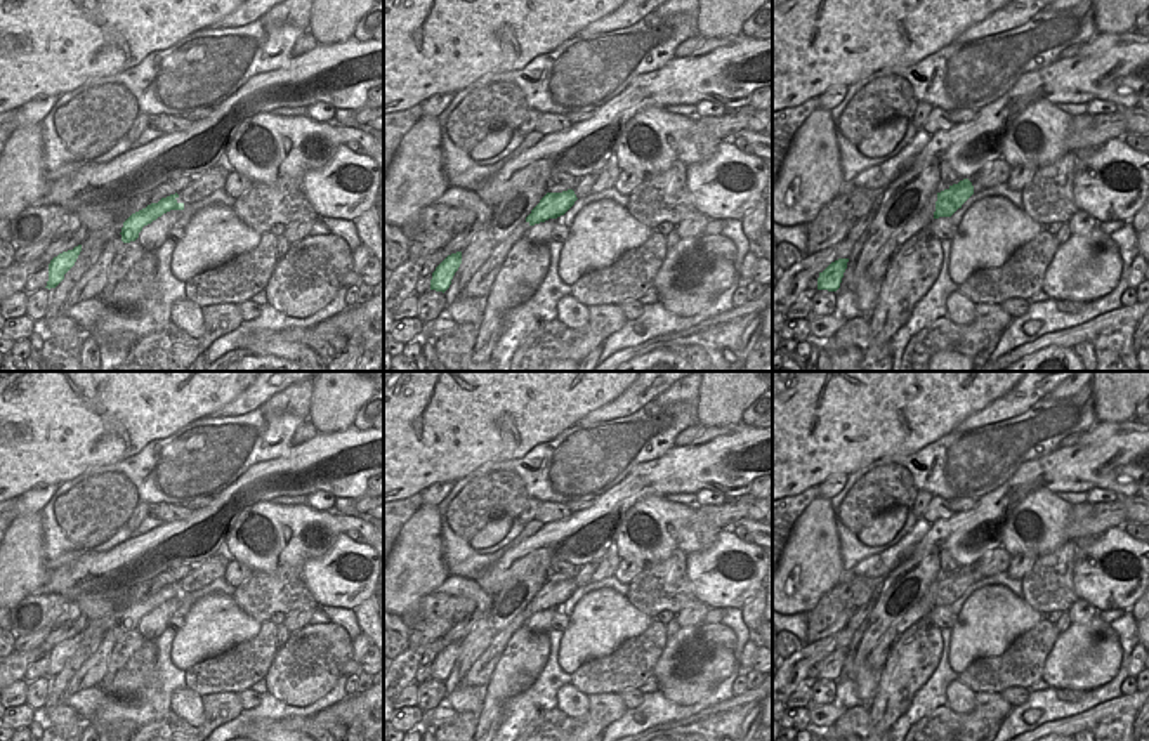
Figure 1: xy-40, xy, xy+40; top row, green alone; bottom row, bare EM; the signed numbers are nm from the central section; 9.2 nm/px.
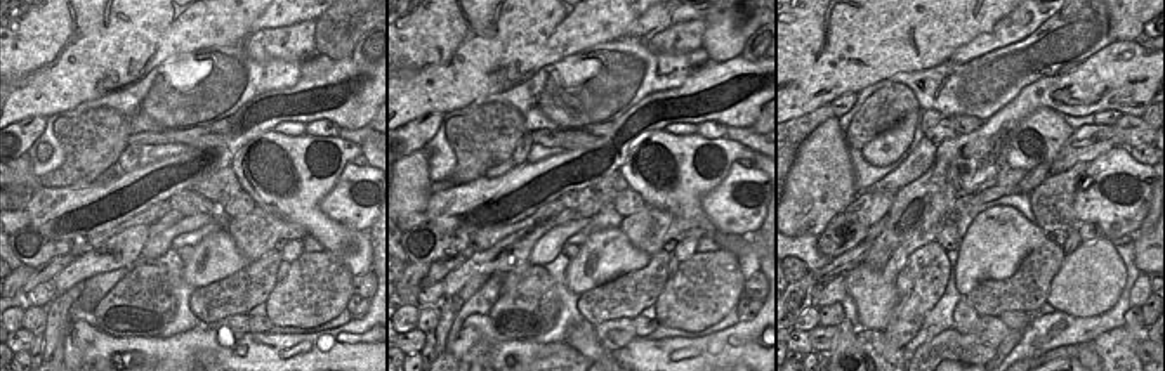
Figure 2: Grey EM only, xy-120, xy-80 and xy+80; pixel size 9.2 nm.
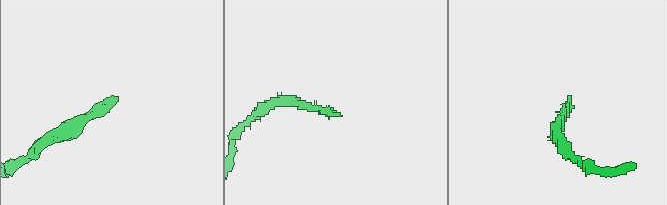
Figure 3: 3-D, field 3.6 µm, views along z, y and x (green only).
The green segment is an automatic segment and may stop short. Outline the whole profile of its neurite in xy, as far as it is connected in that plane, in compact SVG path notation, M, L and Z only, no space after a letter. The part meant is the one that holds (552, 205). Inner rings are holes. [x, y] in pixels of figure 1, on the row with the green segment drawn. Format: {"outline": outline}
{"outline": "M613 154L602 168L581 177L574 189L568 189L562 193L547 193L526 217L526 222L529 226L535 226L548 219L557 219L564 215L574 205L576 200L613 187L618 180L620 172L621 170Z"}

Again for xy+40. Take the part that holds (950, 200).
{"outline": "M1005 158L988 163L972 179L963 179L958 184L937 193L934 219L951 217L975 193L1005 184L1012 167L1005 165Z"}

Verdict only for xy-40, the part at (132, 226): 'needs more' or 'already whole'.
needs more

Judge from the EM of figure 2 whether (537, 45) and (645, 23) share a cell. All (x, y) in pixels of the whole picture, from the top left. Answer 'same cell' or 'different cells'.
different cells

